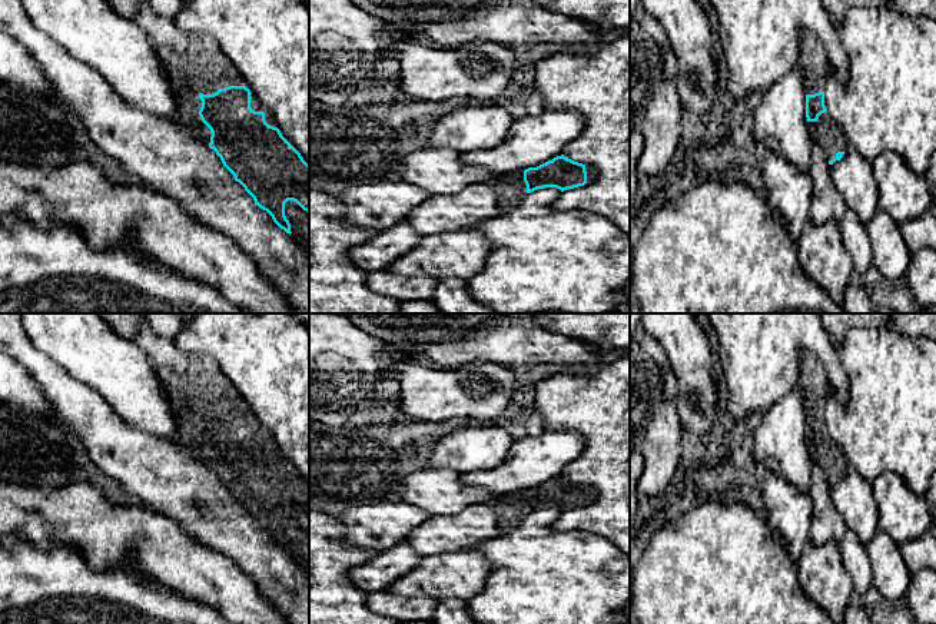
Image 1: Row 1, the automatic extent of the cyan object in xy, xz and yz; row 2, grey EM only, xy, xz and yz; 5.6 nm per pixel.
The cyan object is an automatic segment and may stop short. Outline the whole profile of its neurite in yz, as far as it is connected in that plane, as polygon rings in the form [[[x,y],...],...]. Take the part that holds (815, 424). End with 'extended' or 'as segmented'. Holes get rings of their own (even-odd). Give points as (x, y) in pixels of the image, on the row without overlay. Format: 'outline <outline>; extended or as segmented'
outline [[[800,351],[799,385],[804,396],[806,438],[811,464],[824,471],[829,485],[840,481],[849,468],[843,451],[826,429],[826,399],[830,392],[827,375],[820,359],[810,351]]]; extended

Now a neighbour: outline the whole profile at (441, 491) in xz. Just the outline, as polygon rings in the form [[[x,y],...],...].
[[[425,468],[405,479],[404,501],[426,510],[431,515],[455,515],[474,504],[494,504],[499,494],[462,482],[451,468]]]

